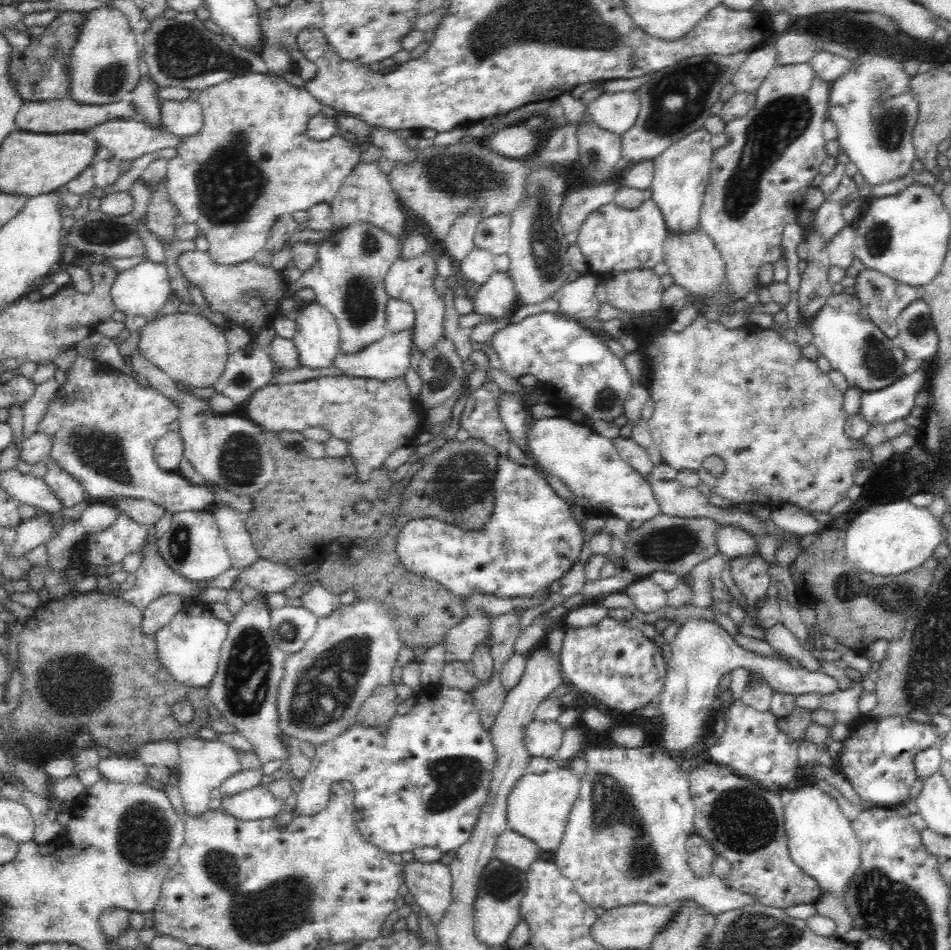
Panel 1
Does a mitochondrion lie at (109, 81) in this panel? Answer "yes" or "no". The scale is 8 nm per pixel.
yes

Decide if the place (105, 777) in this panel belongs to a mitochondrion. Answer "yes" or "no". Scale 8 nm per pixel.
no

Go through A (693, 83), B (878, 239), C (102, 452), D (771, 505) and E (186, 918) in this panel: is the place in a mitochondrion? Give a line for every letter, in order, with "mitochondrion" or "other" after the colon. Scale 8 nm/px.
A: mitochondrion
B: mitochondrion
C: mitochondrion
D: other
E: other

